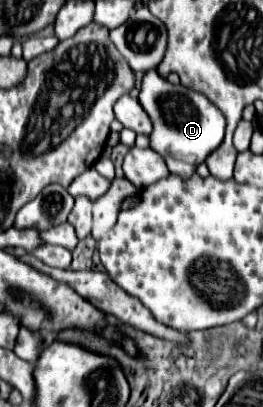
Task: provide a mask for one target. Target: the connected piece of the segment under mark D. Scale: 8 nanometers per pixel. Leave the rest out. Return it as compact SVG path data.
M156 68L144 74L138 100L154 126L150 134L150 148L164 158L168 170L174 174L192 174L196 166L204 162L206 156L212 154L224 140L226 118L216 108L216 104L212 104L204 94L192 88L170 84L156 72Z

